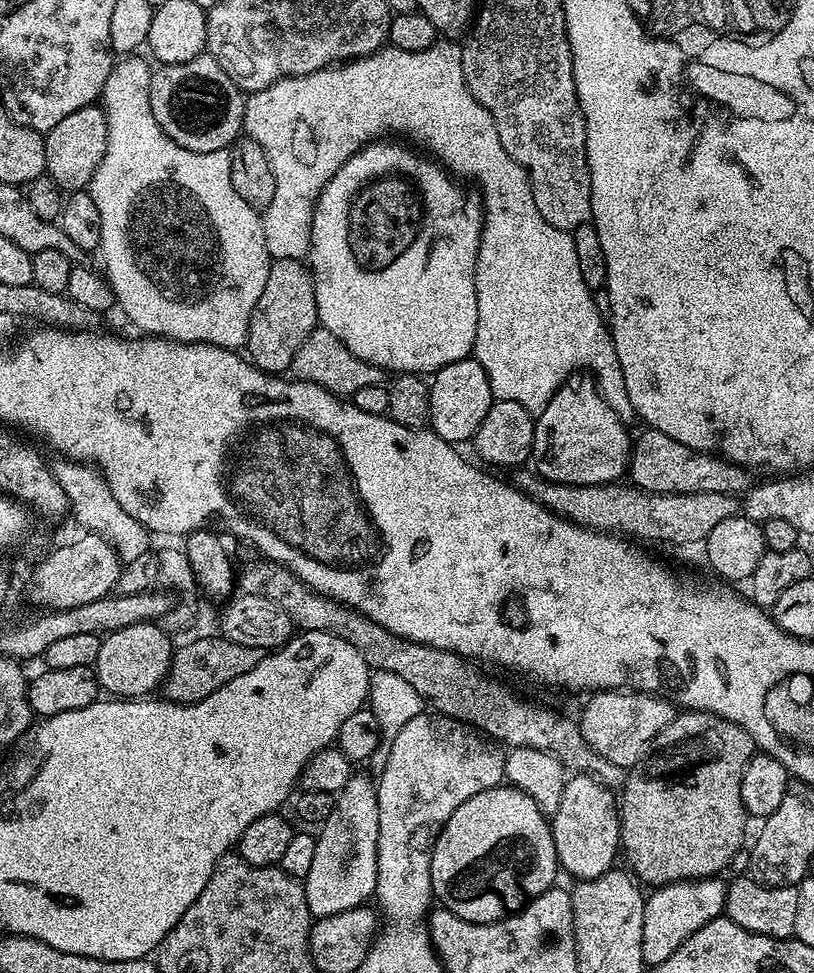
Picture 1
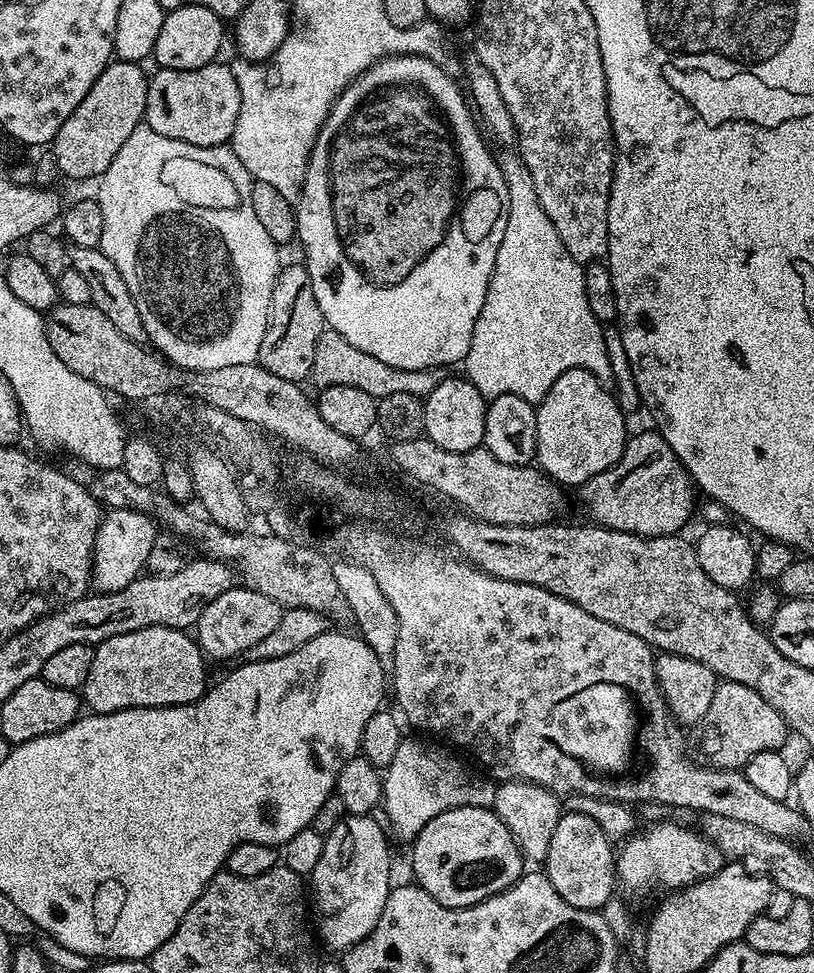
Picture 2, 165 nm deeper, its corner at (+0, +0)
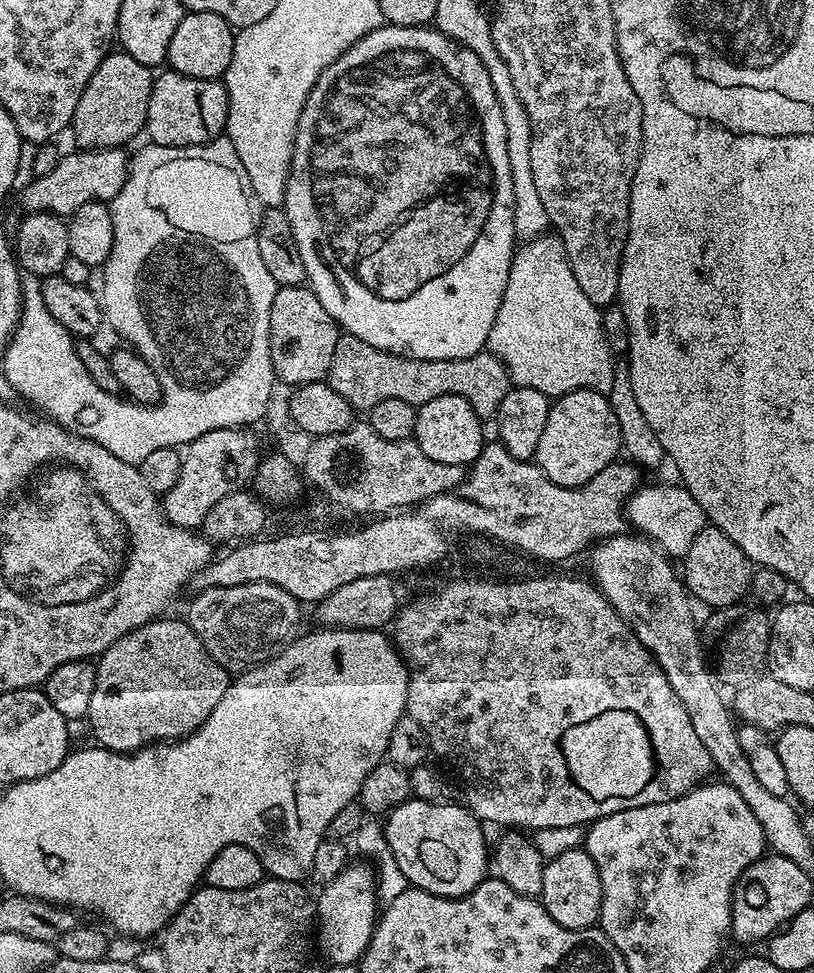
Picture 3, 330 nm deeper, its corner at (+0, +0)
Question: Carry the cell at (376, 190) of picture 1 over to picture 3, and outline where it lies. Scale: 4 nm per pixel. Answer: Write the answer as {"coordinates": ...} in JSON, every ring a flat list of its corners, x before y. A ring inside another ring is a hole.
{"coordinates":[[385,23,354,42,350,50,322,70,298,118,283,209,286,218,290,218,290,230,294,230,302,266,306,266,307,283,318,302,326,306,330,318,334,318,347,335,362,338,362,342,370,342,370,346,378,350,419,360,470,358,485,351,494,318,498,318,498,306,502,306,502,294,518,244,513,206,514,182,510,178,510,158,506,155,502,106,498,106,490,74,486,74,486,66,482,66,474,50,466,50,466,46,454,42,435,26,411,28]]}

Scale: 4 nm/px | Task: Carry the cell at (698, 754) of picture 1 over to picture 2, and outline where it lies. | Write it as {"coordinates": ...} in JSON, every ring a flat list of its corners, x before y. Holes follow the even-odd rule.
{"coordinates":[[733,680,717,683,714,698,706,709,706,714,700,719,698,731,700,752,704,755,703,763,713,768,729,770,743,769,744,764,759,752,783,749,783,744,790,737,789,726,782,714,778,714,778,710,774,710,774,706,770,706,770,702,762,698,762,694]]}

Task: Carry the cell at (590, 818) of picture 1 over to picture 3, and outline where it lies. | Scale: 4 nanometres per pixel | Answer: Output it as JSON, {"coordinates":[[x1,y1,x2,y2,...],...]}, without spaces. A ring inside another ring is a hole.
{"coordinates":[[577,846,566,850,561,856,549,859,542,874,542,890,539,899,544,909,558,922,558,926,566,926,570,930,591,928,600,919,602,906,602,878,598,878,598,866,594,866,594,858]]}

